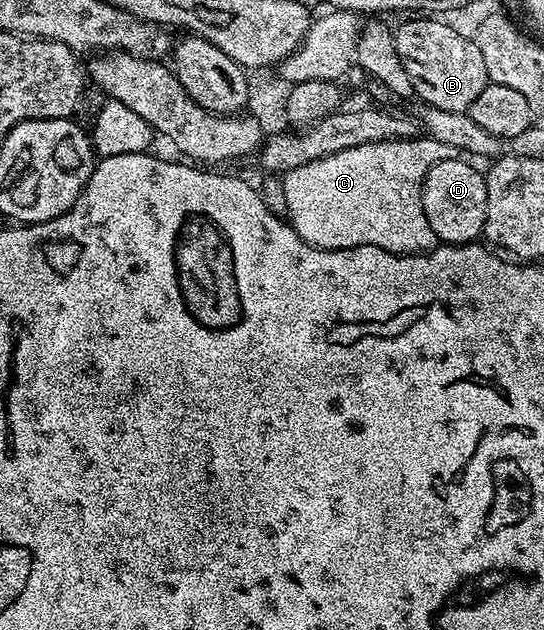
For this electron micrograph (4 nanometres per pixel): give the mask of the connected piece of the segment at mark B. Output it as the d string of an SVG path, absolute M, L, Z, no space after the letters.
M411 16L408 22L394 27L397 56L401 56L401 64L405 64L405 72L409 72L409 80L413 80L414 97L420 103L433 108L445 108L445 112L466 112L477 100L481 88L488 86L488 76L485 70L484 57L477 48L474 37L462 34L443 22L438 22L435 16Z

